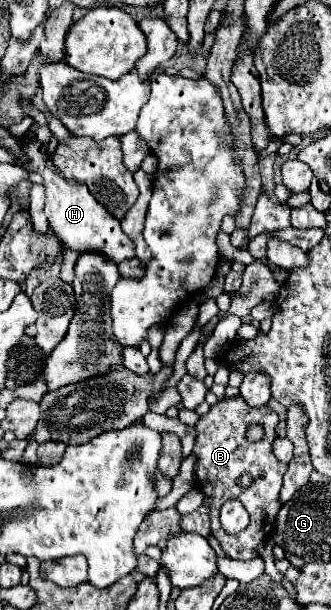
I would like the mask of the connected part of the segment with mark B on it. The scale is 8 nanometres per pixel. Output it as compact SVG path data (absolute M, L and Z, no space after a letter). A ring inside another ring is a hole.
M240 396L220 400L216 406L210 408L208 414L200 416L200 420L196 422L198 438L192 450L192 454L196 456L196 470L194 470L196 484L194 486L204 492L204 506L210 508L214 538L218 540L222 550L230 558L236 558L236 560L252 560L256 556L256 546L272 532L274 518L282 506L278 500L278 492L282 486L282 478L286 474L286 464L282 464L272 454L272 442L276 438L276 432L274 432L276 424L278 424L276 412L272 412L268 406L248 408L248 404ZM252 424L260 424L266 430L266 438L262 438L260 442L248 442L244 438L244 432ZM244 472L250 474L252 478L252 484L248 488L242 488L238 484ZM226 500L240 500L250 514L250 524L246 526L246 530L242 530L236 536L230 536L220 528L218 512Z

